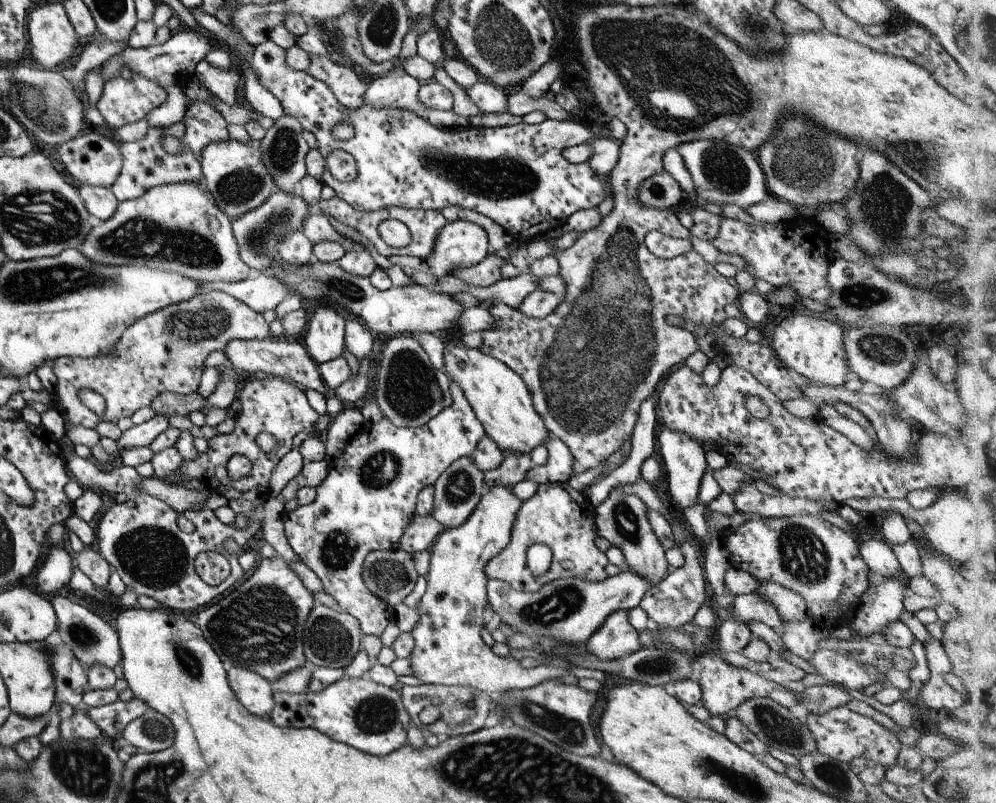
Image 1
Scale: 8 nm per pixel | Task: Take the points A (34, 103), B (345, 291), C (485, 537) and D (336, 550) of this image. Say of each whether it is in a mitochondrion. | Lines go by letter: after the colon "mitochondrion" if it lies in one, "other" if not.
A: mitochondrion
B: mitochondrion
C: other
D: mitochondrion

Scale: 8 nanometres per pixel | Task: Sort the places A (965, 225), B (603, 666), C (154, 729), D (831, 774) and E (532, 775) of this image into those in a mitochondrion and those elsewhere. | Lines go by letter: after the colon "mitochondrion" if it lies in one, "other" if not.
A: other
B: other
C: mitochondrion
D: mitochondrion
E: mitochondrion

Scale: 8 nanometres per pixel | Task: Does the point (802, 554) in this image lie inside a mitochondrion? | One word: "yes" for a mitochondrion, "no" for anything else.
yes

